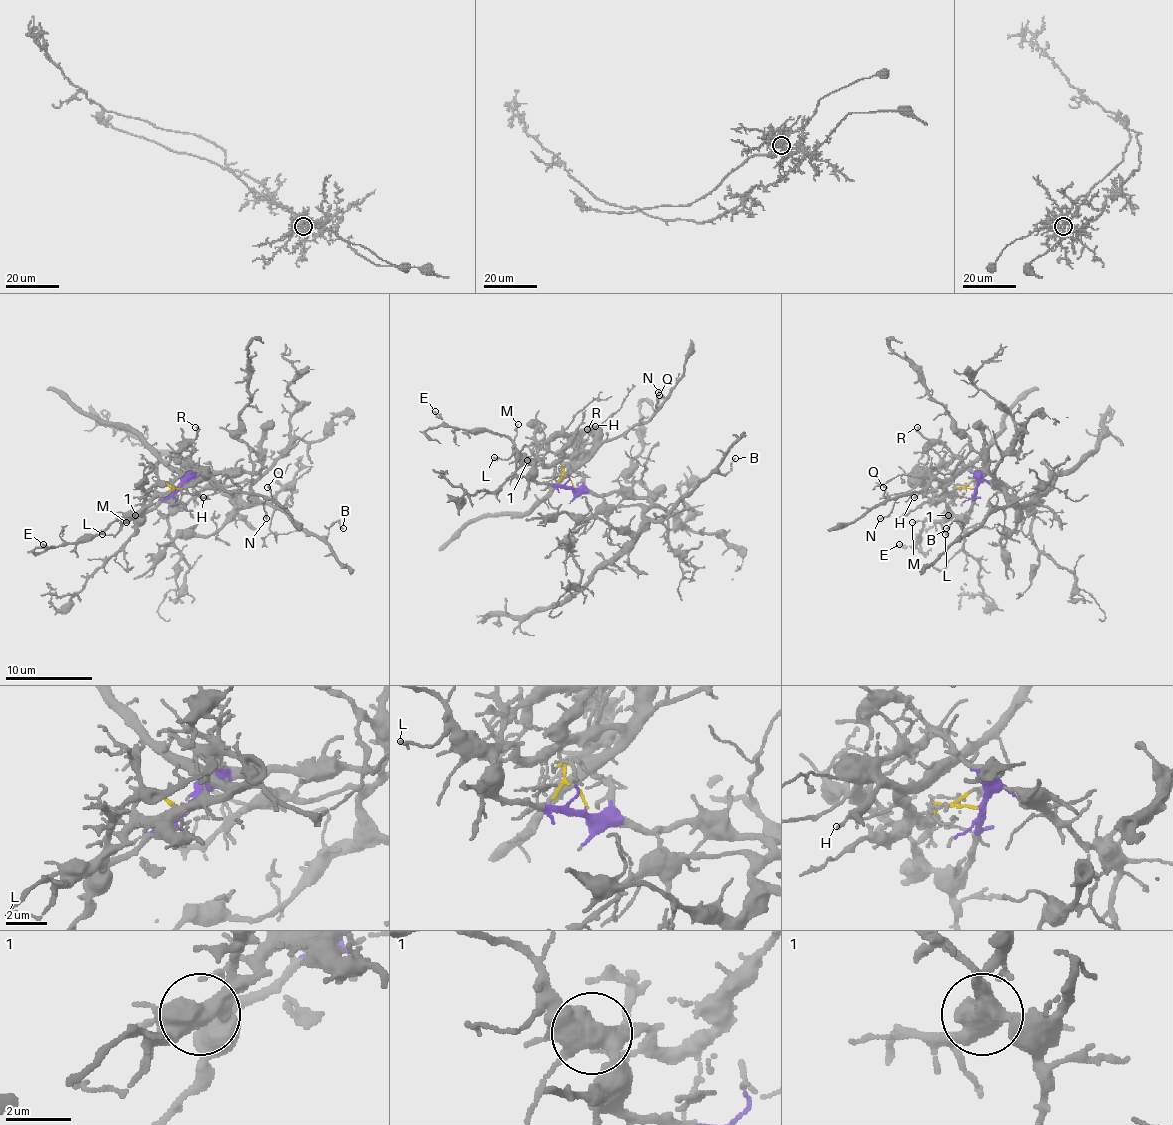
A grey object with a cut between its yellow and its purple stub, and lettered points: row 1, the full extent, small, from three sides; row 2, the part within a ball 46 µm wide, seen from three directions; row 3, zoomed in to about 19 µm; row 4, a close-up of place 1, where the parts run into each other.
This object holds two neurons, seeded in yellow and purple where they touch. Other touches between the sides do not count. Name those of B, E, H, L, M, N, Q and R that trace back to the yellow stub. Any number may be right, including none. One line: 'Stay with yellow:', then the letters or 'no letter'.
Stay with yellow: H, N, Q

